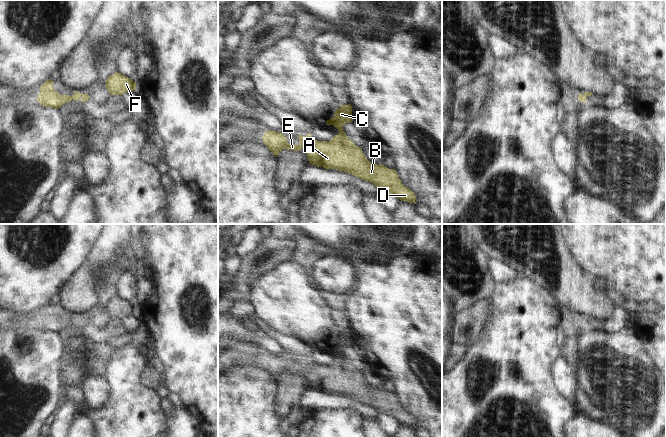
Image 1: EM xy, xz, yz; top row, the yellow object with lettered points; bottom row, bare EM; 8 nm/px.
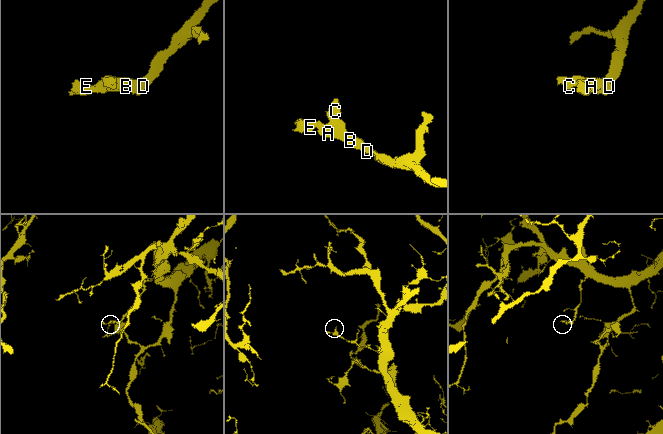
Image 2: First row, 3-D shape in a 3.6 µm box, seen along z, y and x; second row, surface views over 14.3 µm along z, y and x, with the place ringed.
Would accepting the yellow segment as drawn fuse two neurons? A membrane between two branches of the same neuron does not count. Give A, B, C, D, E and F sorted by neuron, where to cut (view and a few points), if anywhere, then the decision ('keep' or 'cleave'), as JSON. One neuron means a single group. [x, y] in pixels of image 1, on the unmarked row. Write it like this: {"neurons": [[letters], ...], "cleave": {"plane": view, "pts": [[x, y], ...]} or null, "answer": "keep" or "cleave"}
{"neurons": [["A", "B", "C", "D", "E", "F"]], "cleave": null, "answer": "keep"}

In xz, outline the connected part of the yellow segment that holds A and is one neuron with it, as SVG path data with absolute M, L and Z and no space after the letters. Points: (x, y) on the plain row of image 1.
M341 329L327 349L335 350L339 357L330 365L313 364L312 359L298 359L299 369L289 368L287 362L276 355L265 355L263 367L275 381L283 374L306 374L311 389L325 393L337 393L350 397L362 404L373 407L377 413L392 417L401 425L416 427L415 418L407 412L395 393L384 391L383 388L373 388L364 379L362 373L356 370L343 355L343 349L353 345L352 330Z

